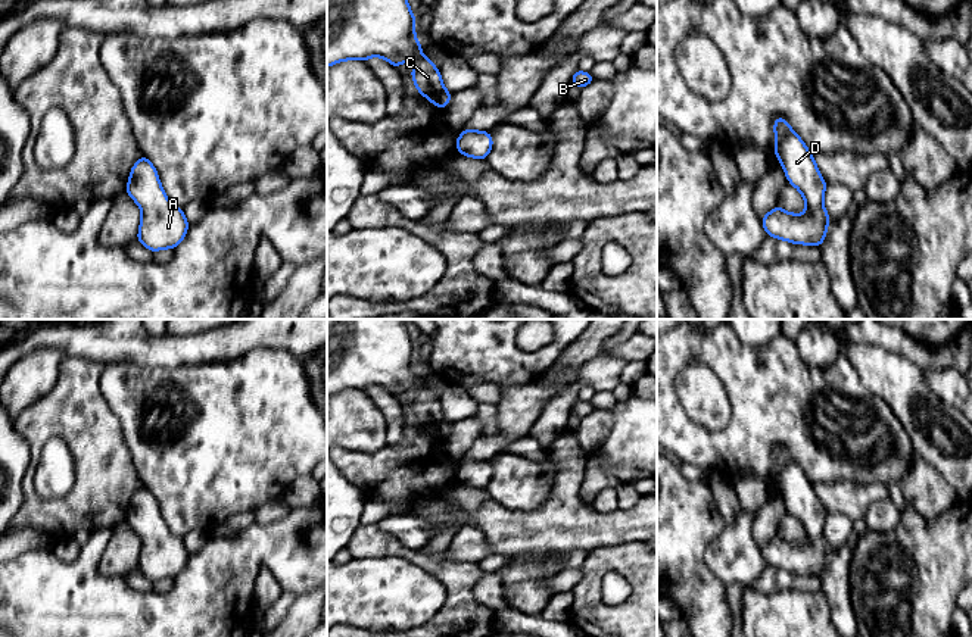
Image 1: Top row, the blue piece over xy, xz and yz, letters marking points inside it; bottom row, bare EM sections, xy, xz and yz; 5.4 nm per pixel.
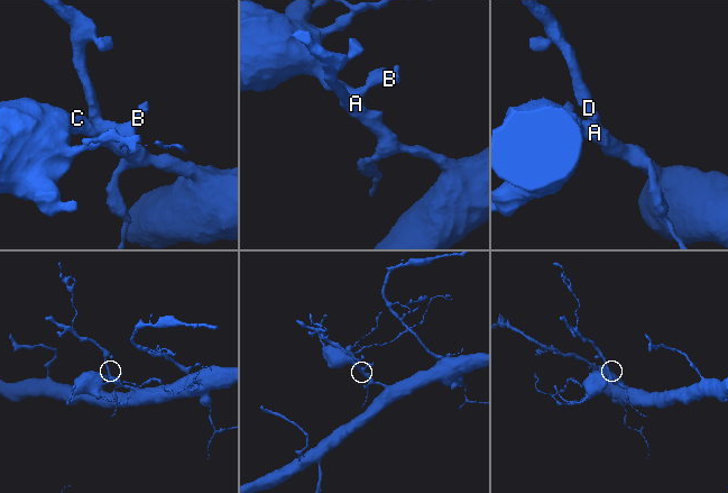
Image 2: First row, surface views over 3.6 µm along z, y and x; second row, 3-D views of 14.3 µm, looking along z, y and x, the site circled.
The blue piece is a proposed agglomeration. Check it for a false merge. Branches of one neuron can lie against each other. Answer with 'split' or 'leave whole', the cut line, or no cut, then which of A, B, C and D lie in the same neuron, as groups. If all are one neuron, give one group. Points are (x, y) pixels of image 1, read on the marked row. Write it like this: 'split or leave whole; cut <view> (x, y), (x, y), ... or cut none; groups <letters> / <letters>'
leave whole; cut none; groups A B C D

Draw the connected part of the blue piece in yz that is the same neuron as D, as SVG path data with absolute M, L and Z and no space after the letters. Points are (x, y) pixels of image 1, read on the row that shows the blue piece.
M776 116L773 129L775 156L788 182L804 196L806 212L795 215L778 204L761 218L763 229L769 237L819 249L826 240L826 228L832 221L823 206L828 182L822 178L813 154L785 118Z

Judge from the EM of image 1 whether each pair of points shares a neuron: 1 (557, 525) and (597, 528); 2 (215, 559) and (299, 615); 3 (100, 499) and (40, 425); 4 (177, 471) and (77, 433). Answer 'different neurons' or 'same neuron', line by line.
1: same neuron
2: different neurons
3: same neuron
4: different neurons

